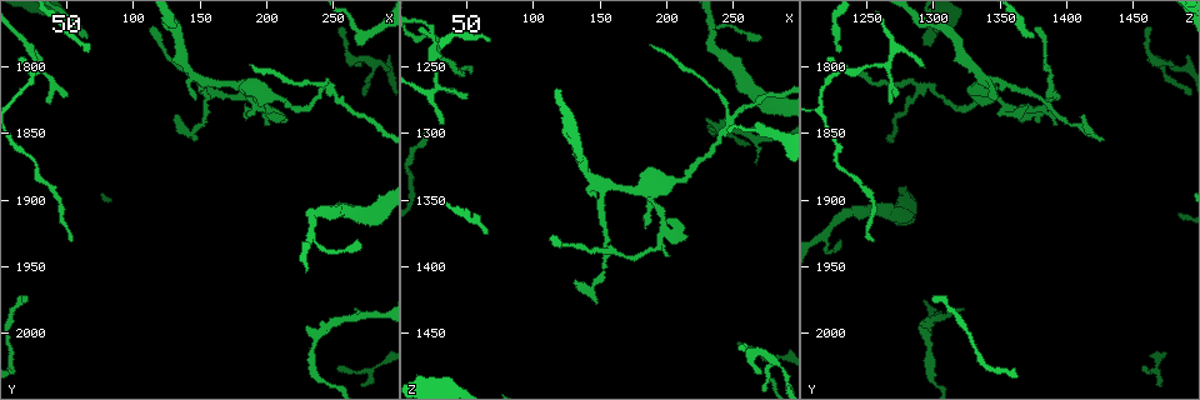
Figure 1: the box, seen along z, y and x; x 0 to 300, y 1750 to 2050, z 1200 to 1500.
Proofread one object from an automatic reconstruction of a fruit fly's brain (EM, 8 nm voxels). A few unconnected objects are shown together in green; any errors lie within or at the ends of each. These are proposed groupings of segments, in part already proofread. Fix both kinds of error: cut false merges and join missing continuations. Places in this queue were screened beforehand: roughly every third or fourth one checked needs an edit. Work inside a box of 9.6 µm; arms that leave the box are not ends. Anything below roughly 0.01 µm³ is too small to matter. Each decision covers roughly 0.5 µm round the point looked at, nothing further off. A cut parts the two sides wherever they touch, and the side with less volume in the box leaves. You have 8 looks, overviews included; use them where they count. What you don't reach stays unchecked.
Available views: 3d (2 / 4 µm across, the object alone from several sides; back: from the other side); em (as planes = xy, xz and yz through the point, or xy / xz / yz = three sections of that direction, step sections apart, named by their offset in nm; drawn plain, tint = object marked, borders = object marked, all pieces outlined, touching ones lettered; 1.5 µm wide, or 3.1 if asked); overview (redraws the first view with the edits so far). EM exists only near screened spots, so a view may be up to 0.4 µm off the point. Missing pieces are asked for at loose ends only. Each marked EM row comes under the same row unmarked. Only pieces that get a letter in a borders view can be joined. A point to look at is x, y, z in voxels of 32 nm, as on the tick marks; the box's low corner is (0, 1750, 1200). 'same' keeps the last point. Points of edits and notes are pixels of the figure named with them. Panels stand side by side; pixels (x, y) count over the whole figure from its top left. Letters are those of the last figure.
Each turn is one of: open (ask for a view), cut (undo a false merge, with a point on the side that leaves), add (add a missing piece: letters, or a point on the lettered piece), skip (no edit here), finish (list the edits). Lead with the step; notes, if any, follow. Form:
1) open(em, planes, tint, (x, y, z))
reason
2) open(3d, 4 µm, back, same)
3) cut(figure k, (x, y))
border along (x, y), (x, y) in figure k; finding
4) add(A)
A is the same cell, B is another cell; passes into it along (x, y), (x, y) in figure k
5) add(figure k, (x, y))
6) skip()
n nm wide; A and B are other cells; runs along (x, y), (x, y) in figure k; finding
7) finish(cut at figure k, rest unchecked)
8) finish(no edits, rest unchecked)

open(3d, 4 µm, (254, 1772, 1464))
an open end

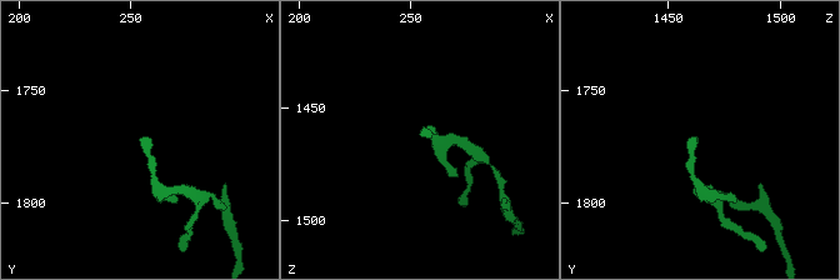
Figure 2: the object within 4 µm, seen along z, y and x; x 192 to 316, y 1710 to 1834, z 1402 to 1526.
open(em, xz, step 4, borders, (255, 1772, 1463))
shape alone is not enough

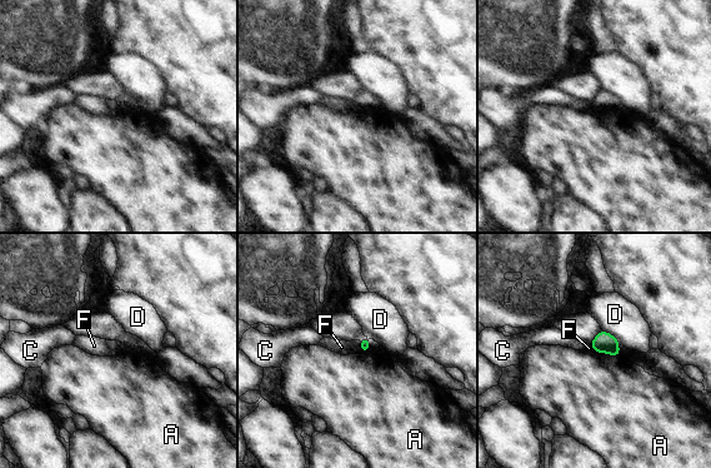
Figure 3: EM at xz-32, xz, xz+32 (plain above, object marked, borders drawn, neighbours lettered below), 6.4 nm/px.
skip()
A, C, D and F are other cells; border along (594, 349), (619, 356) in figure 3; no lettered piece goes on from it

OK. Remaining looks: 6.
open(3d, 4 µm, (200, 1834, 1372))
sharp bend

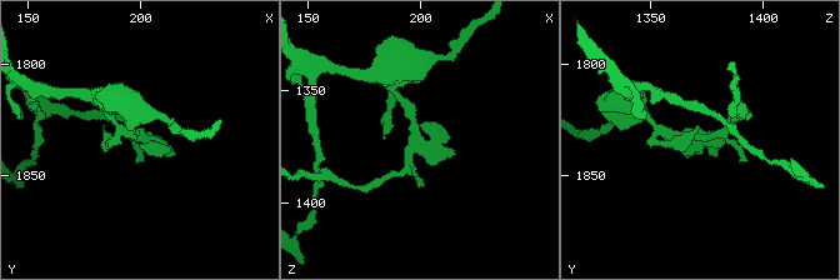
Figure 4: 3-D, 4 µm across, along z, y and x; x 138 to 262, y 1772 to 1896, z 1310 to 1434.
open(em, xy, step 4, tint, (199, 1834, 1373))
need the tissue

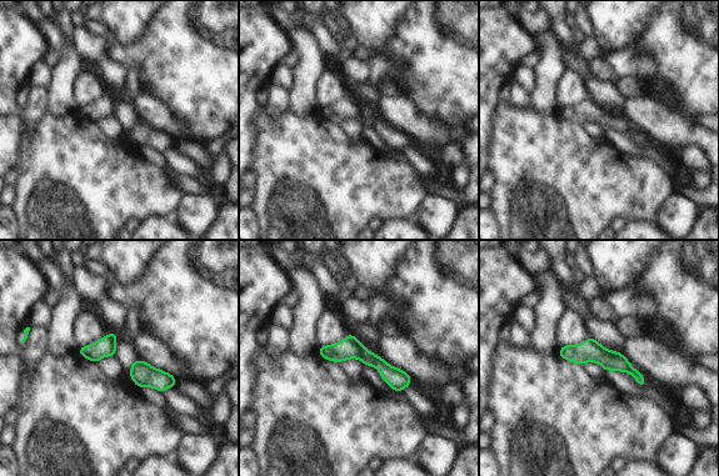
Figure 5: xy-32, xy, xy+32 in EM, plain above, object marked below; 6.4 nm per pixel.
open(em, planes, borders, same)
cut it another way

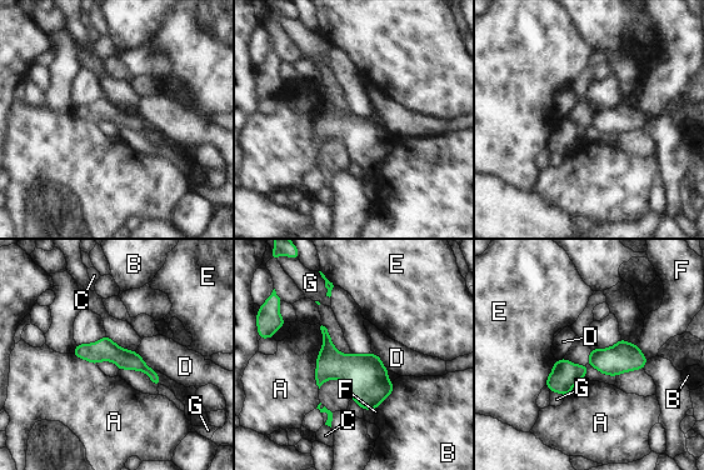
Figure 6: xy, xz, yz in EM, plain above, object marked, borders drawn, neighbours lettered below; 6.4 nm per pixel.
skip()
A touches over 400 nm; A, B, C, D, E, F and G are other cells; runs along (643, 360), (589, 361), (549, 384) in figure 6; all the same neuron

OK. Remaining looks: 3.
open(3d, 2 µm, back, (52, 1930, 1254))
tapers out

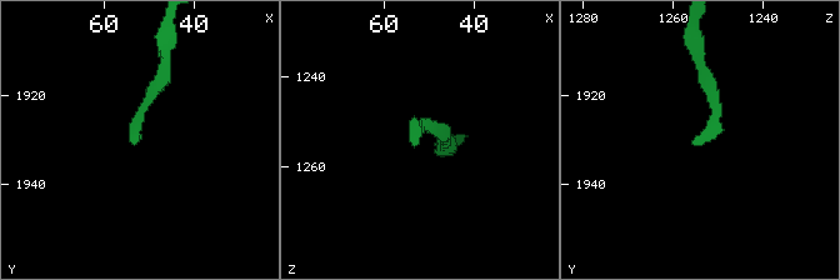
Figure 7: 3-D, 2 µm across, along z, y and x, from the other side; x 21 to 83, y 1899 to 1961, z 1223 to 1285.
open(em, planes, borders, (53, 1931, 1254))

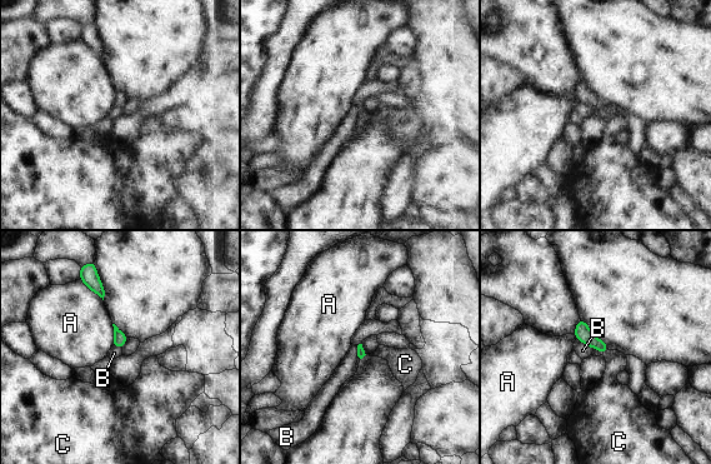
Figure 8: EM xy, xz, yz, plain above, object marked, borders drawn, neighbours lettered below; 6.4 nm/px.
skip()
A touches over 200 nm; A, B and C are other cells; no lettered piece goes on from it

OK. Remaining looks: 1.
finish(no edits, rest unchecked)

